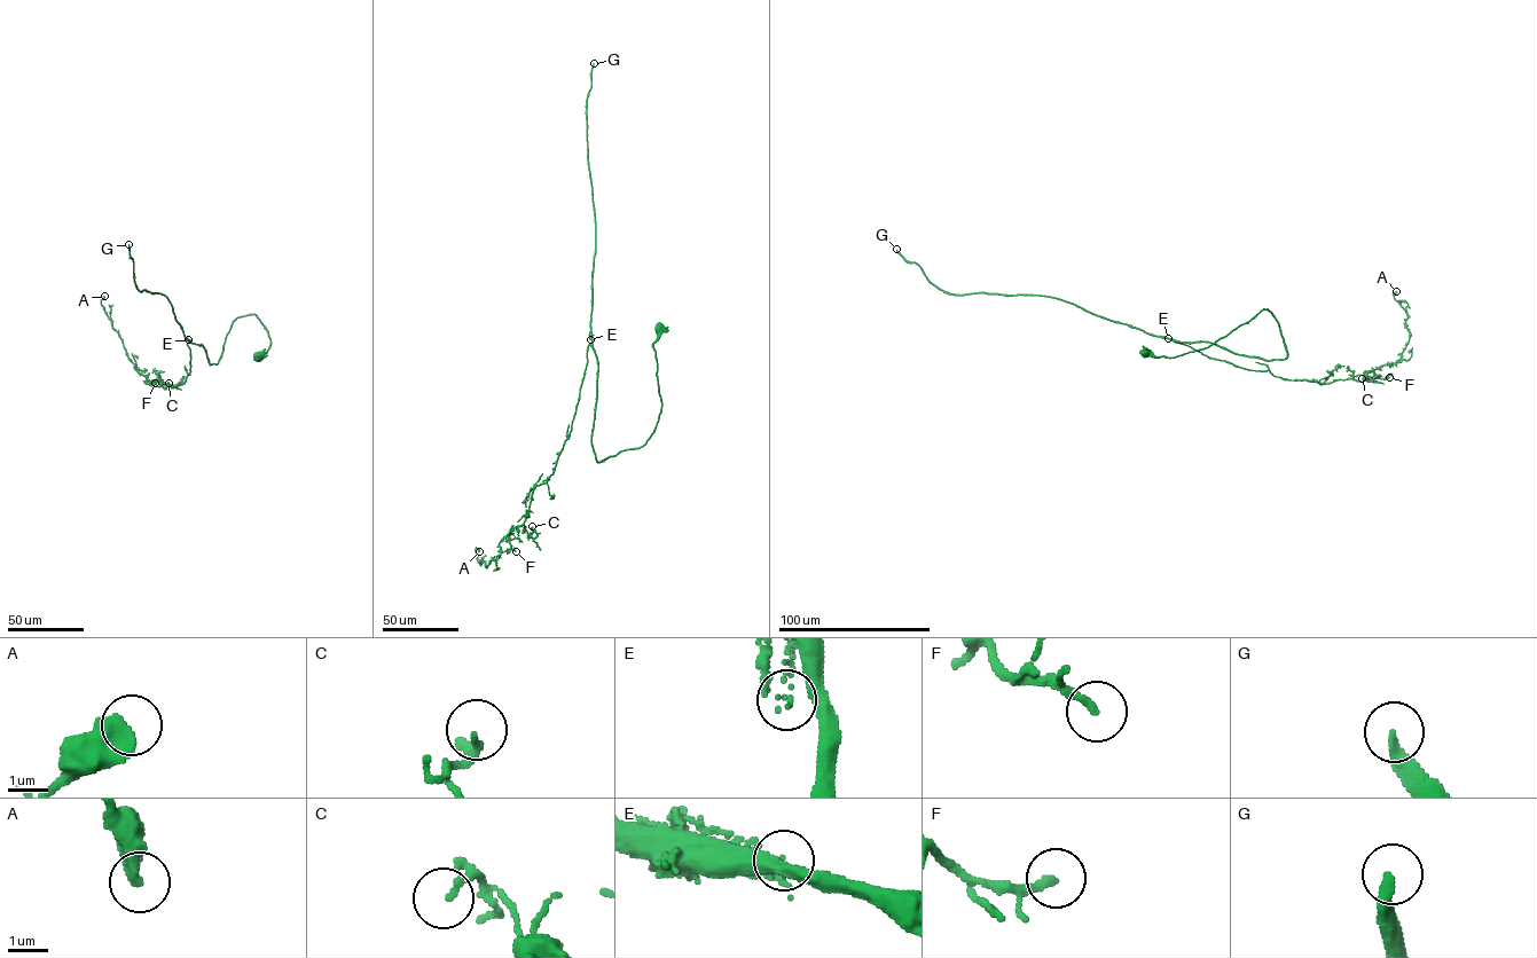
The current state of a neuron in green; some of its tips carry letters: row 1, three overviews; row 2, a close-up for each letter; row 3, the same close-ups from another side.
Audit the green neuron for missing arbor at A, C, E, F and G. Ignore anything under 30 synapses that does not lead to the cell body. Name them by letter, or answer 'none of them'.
F, G

